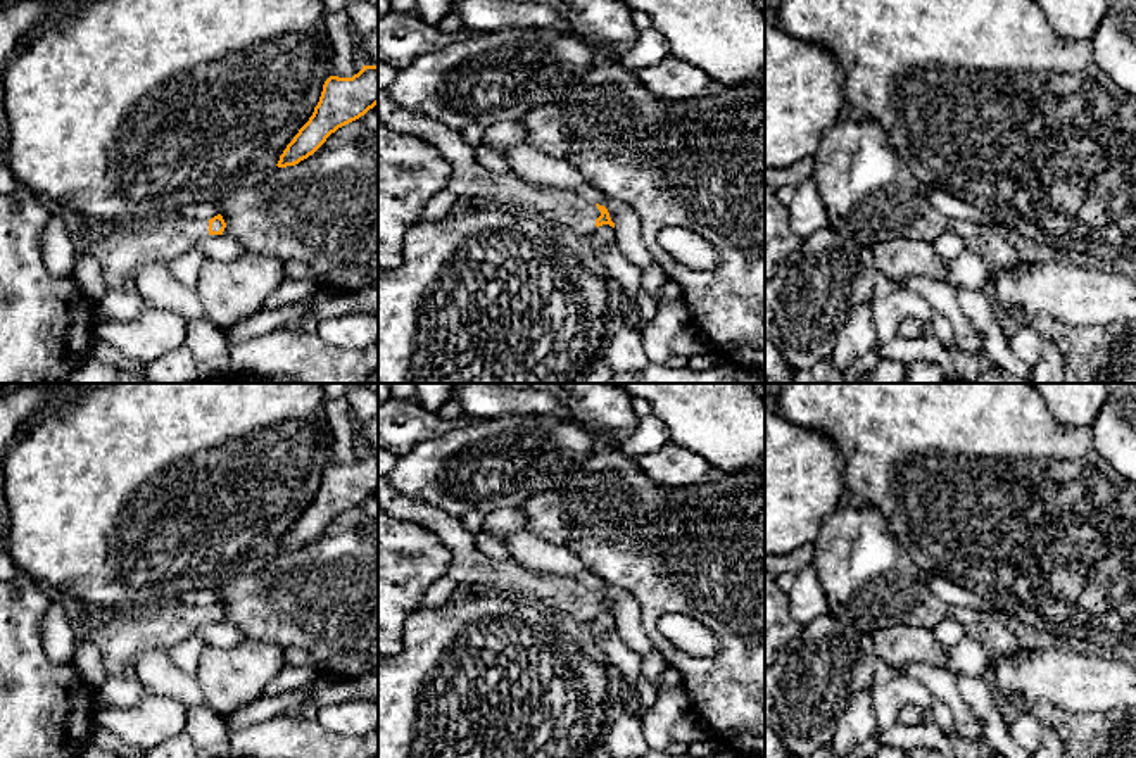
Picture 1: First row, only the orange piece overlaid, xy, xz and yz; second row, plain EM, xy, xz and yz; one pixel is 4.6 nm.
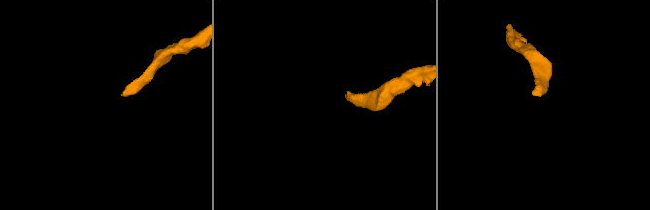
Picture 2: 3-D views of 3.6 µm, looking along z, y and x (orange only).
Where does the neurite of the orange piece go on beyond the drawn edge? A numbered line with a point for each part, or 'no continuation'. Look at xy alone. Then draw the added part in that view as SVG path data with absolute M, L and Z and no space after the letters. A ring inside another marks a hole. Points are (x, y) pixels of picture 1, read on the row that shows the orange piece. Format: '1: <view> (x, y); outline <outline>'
1: xy (119, 251); outline M180 216L126 226L95 228L81 256L93 257L102 269L107 290L119 292L135 281L147 262L167 266L173 259L209 235L209 221L188 221Z

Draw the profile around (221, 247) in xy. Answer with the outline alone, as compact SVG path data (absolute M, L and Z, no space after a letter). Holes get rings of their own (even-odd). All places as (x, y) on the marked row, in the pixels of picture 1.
M207 235L195 243L195 249L200 250L207 259L218 259L224 262L245 254L245 249L240 245L240 242L228 235Z

